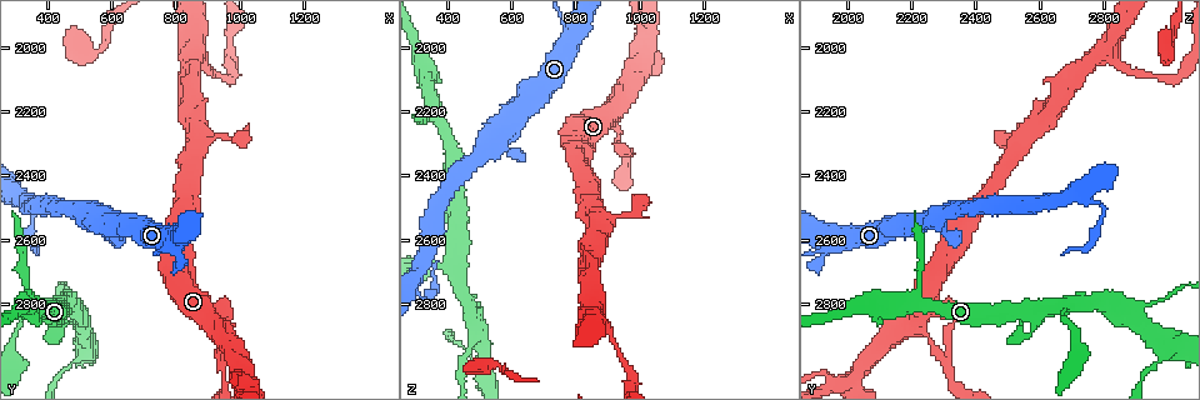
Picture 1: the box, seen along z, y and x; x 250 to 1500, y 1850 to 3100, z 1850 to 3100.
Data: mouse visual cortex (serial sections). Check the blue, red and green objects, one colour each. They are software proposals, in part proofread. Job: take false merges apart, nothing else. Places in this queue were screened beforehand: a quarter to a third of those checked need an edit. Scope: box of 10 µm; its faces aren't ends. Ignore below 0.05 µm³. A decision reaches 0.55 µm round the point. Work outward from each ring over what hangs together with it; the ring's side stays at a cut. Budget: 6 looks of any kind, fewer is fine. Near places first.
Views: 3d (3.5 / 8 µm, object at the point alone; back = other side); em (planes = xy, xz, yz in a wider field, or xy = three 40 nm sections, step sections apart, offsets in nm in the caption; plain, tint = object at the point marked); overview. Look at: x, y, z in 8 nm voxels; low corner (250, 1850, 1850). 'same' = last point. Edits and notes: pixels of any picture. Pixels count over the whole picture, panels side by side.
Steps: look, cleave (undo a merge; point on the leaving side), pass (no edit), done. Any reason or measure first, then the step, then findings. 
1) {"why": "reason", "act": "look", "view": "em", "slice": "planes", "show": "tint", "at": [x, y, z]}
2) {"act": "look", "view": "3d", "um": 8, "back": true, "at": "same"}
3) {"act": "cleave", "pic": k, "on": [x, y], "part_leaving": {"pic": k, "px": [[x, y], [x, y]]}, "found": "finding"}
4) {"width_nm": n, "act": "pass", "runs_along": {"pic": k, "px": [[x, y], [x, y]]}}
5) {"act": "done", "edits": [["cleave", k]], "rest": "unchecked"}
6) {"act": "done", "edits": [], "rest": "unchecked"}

{"why": "arms part here", "act": "look", "view": "3d", "um": 3.5, "at": [940, 2970, 2310]}

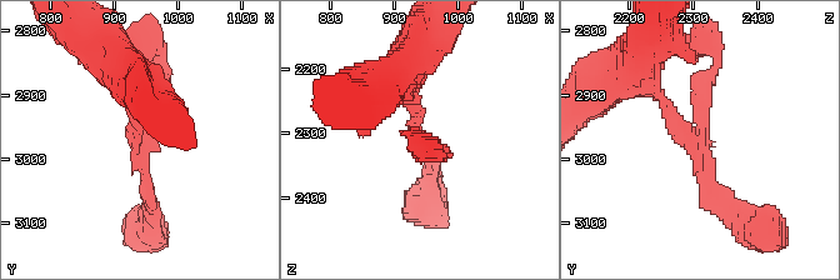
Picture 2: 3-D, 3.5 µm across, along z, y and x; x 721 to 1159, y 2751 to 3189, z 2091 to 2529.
{"arm_widths_nm": [200, 200, 200], "act": "cleave", "pic": 2, "on": [706, 90], "part_leaving": {"pic": 2, "px": [[701, 135], [718, 58], [698, 46]]}, "found": "two cells meet here"}

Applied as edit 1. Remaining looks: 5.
{"why": "redraw", "act": "look", "view": "overview"}

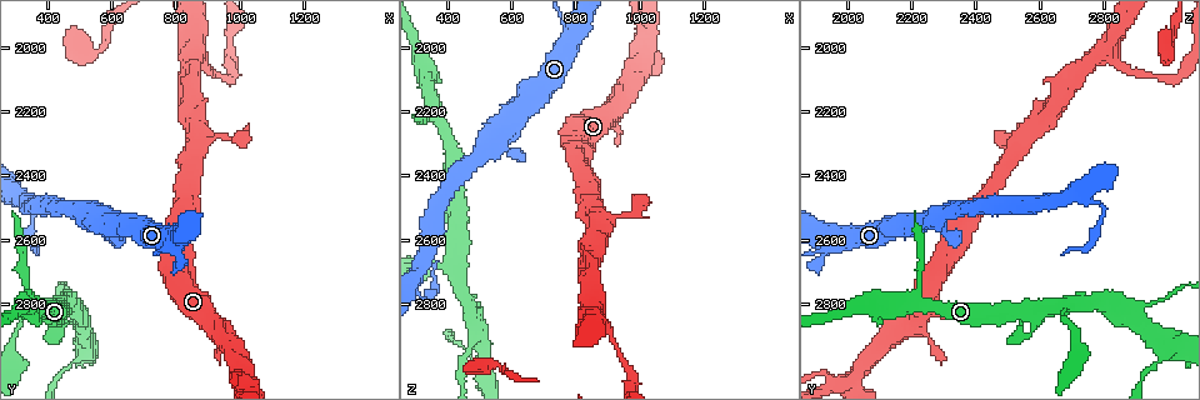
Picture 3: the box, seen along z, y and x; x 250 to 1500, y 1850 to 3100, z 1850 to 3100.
{"why": "small branch off a trunk", "act": "look", "view": "em", "slice": "xy", "step": 3, "show": "tint", "at": [420, 2800, 2680]}

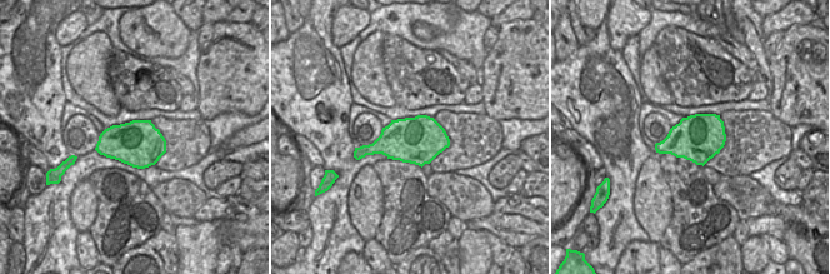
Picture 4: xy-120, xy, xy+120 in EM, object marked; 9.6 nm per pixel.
{"act": "look", "view": "3d", "um": 3.5, "at": "same"}

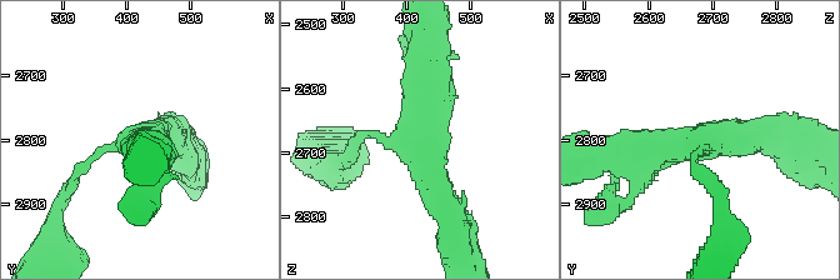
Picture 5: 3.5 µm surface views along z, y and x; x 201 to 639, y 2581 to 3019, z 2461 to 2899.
{"arms": 3, "arm_widths_nm": [150, 350, 500], "act": "pass", "runs_along": {"pic": 5, "px": [[424, 49], [424, 158], [448, 209]]}, "found": "one cell here"}

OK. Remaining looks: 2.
{"act": "done", "edits": [["cleave", 2]], "rest": "unchecked"}

